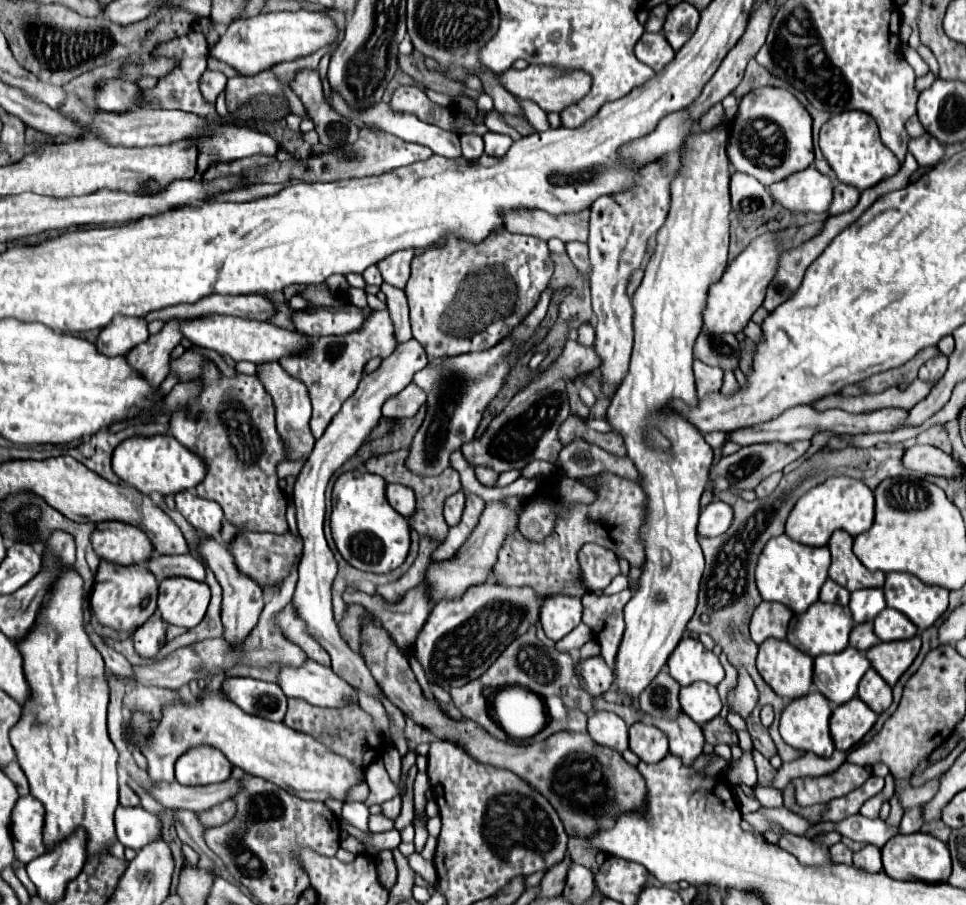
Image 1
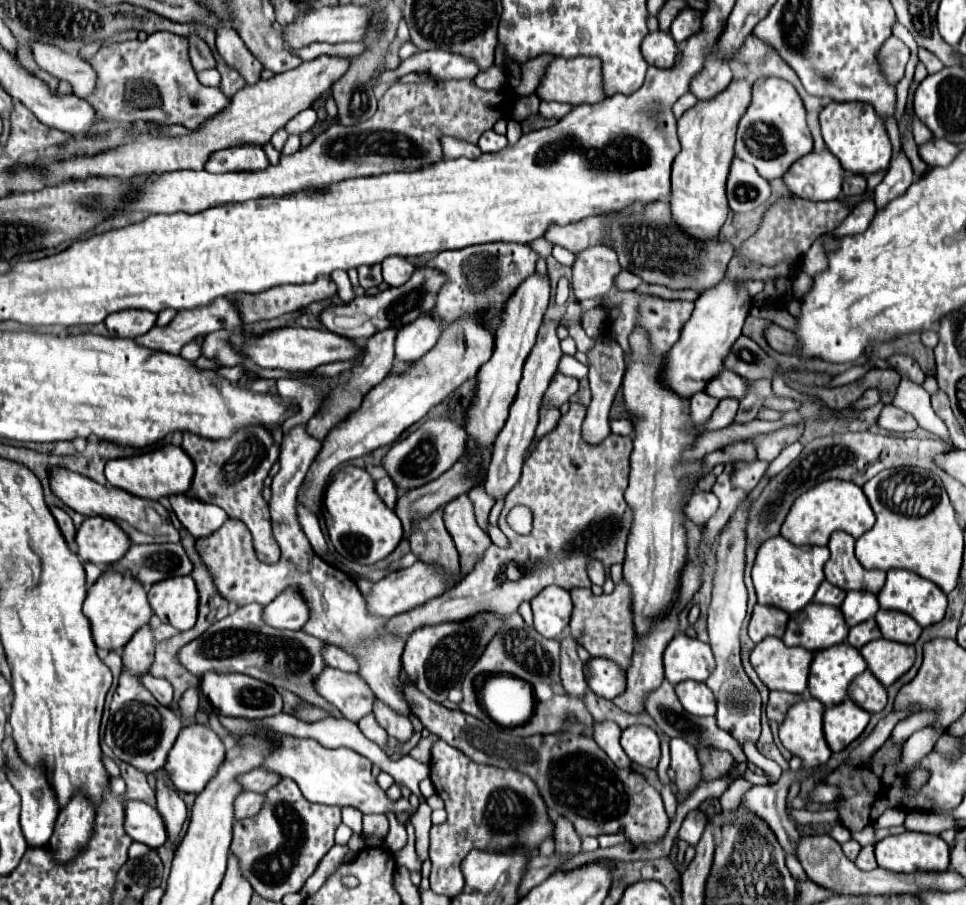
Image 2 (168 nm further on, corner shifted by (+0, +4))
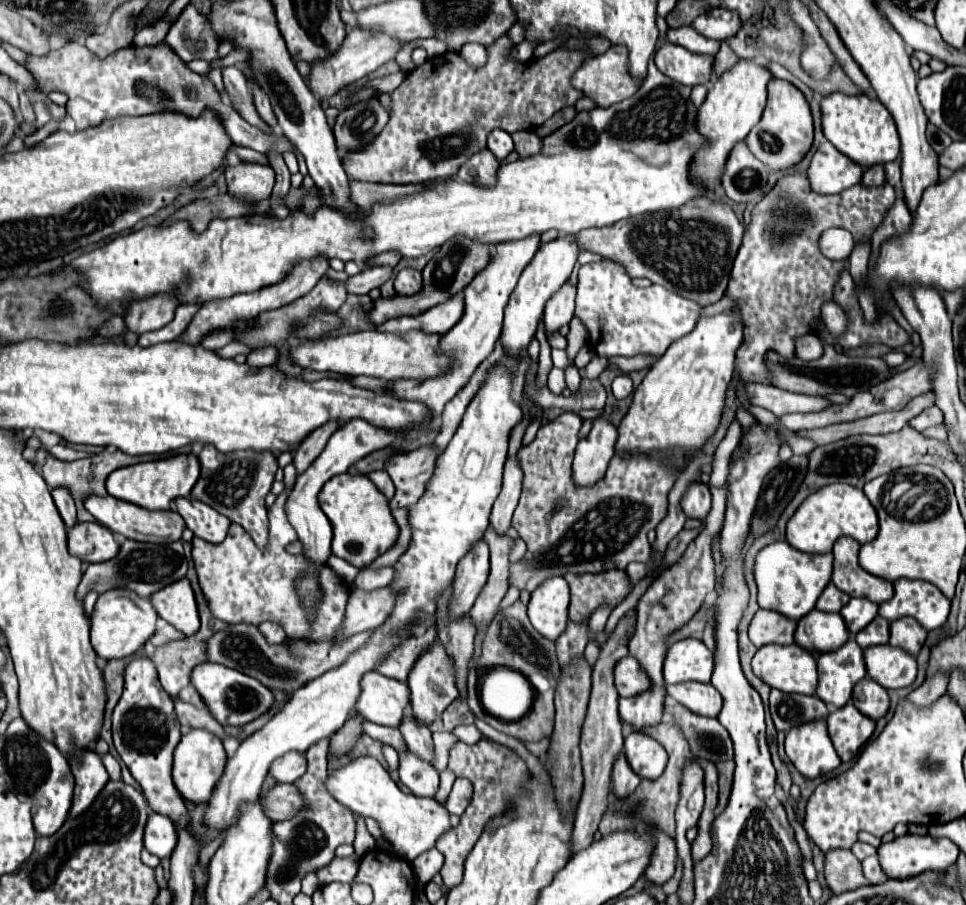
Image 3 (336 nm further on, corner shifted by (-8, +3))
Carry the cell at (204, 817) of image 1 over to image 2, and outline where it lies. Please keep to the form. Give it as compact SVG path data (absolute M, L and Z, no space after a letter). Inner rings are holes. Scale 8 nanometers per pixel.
M242 792L242 794L236 798L236 820L248 818L248 816L256 814L258 810L262 810L262 800L264 800L264 794Z

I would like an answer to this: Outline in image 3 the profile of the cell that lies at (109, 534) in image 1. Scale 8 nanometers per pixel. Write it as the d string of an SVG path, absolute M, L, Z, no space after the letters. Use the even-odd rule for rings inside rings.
M78 523L68 529L68 551L88 563L100 563L118 555L120 543L114 533L100 523Z

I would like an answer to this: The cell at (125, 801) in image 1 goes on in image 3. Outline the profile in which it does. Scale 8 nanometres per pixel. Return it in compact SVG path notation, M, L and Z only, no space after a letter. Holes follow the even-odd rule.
M106 753L102 757L102 763L104 763L104 767L106 767L108 775L110 775L110 781L120 781L122 779L122 775L120 775L120 763L110 753Z

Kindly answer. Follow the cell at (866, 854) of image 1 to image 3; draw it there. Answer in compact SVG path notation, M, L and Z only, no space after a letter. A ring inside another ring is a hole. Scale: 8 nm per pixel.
M876 855L864 859L864 861L862 861L862 869L864 869L864 875L866 875L874 885L876 885L876 883L884 883L886 877L884 877L884 871L882 871L880 861L878 861Z

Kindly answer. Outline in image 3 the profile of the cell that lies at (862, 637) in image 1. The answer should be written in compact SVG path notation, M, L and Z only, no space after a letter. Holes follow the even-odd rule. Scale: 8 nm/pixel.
M876 617L854 639L862 649L872 647L872 645L884 645L884 643L888 643L888 627L890 627L890 623L884 617Z

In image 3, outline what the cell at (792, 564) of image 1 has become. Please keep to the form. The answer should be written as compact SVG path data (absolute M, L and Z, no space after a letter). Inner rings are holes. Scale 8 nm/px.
M776 541L758 553L754 577L758 585L758 605L762 609L772 609L798 621L814 609L824 587L830 583L832 553L810 555L794 549L786 541Z

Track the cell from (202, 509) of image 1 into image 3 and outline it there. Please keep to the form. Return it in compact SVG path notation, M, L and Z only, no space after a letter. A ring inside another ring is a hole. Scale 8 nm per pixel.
M180 497L176 501L176 511L182 515L186 527L196 537L200 537L208 543L224 541L228 527L230 527L230 519L226 515L218 513L214 507L202 503L202 501Z

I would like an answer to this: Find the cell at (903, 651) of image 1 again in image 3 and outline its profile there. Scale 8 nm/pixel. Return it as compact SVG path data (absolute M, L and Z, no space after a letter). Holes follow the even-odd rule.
M874 645L864 651L866 671L886 689L908 687L916 679L916 657L892 645Z

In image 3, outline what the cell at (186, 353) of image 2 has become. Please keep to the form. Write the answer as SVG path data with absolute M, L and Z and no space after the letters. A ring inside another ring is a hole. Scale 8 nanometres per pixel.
M228 343L226 347L218 349L216 353L218 353L218 355L222 355L222 357L228 357L228 359L234 359L238 353L248 355L248 353L250 353L250 349L248 349L246 345L242 345L242 343Z

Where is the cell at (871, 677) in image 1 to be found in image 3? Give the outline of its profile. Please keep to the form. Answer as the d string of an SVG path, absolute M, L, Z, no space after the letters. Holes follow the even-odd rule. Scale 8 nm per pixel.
M866 677L854 685L852 701L870 719L884 717L890 707L888 691L880 683L876 683L872 677Z

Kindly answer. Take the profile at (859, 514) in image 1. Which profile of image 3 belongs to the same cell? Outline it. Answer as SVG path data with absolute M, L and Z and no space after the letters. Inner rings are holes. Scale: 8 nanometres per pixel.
M832 483L830 487L822 487L814 495L808 495L786 527L786 541L804 553L830 553L834 541L842 535L854 537L862 545L878 535L876 509L862 489L846 483Z

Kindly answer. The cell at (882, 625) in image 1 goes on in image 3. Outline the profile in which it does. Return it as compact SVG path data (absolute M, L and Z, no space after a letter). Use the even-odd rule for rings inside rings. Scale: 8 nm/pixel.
M900 617L890 623L890 645L892 647L900 647L916 657L924 641L926 641L926 629L918 621L910 617Z

